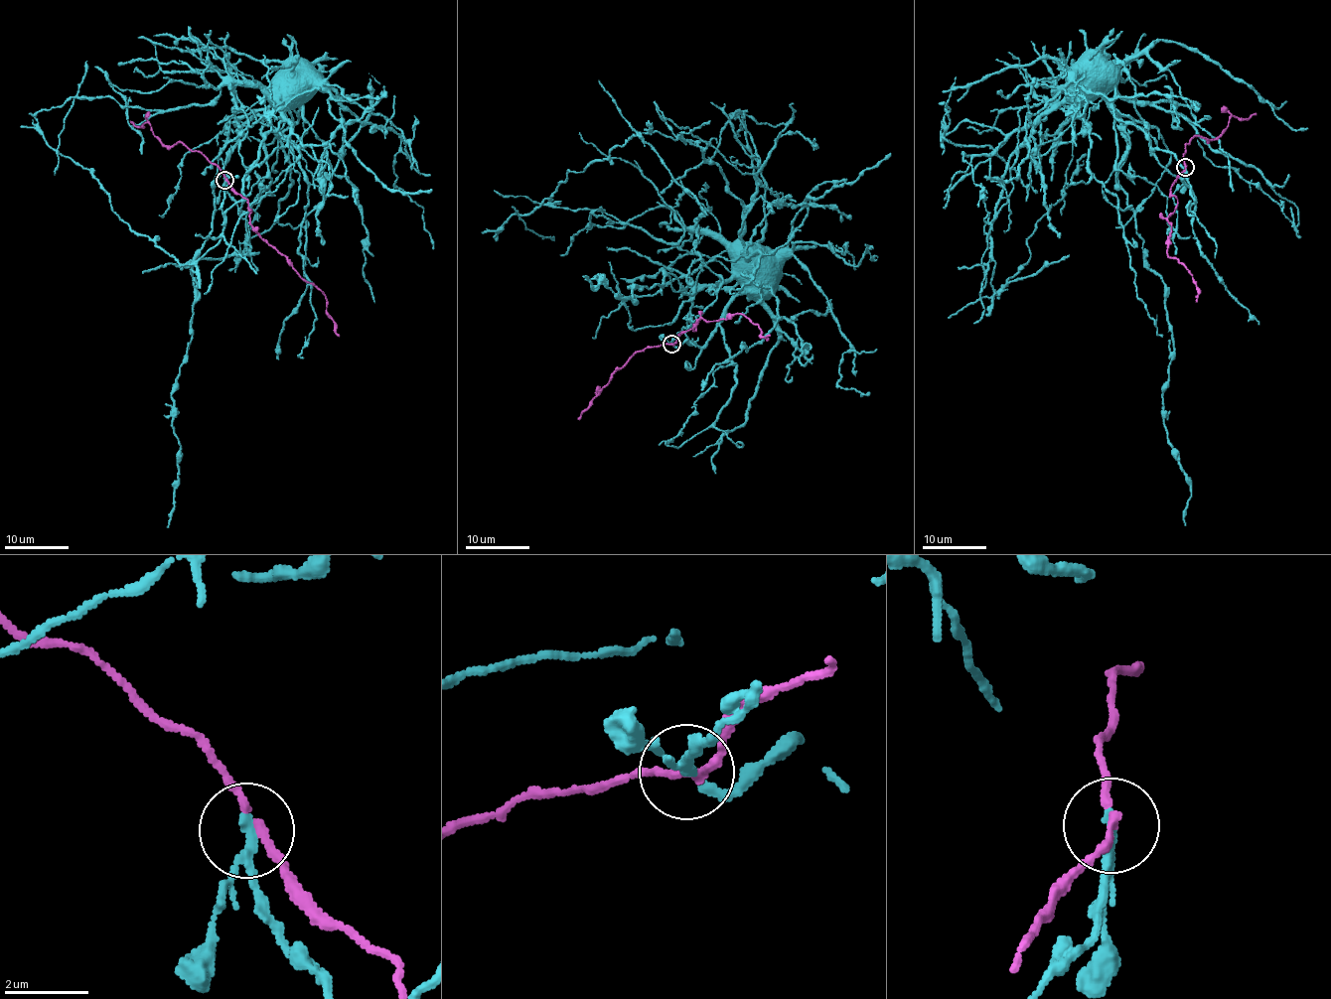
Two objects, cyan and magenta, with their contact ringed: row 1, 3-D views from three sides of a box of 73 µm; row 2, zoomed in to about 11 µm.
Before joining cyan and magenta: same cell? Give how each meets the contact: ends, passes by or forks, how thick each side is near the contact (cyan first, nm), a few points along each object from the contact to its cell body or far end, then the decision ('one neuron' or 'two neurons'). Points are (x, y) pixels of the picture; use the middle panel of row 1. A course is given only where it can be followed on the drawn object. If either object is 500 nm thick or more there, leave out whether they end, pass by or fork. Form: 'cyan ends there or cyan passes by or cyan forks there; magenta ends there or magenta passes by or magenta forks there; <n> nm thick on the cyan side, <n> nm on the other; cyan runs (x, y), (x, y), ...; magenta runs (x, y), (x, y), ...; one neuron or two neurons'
cyan passes by; magenta passes by; 190 nm thick on the cyan side, 180 nm on the other; cyan runs (671, 344), (716, 297), (720, 278), (719, 285), (737, 263), (751, 268); magenta runs (671, 344), (693, 326), (695, 330), (700, 319), (713, 322), (741, 313), (761, 329), (759, 335), (770, 335); two neurons

